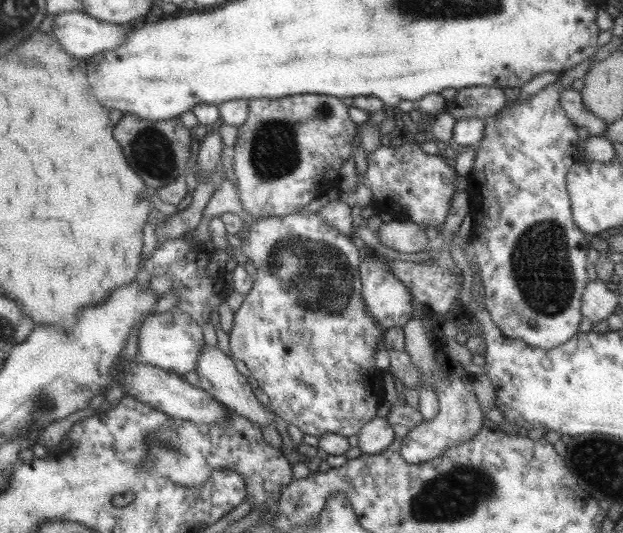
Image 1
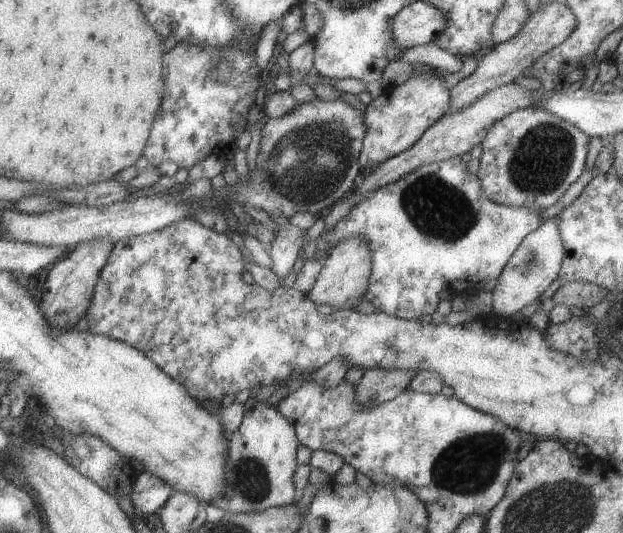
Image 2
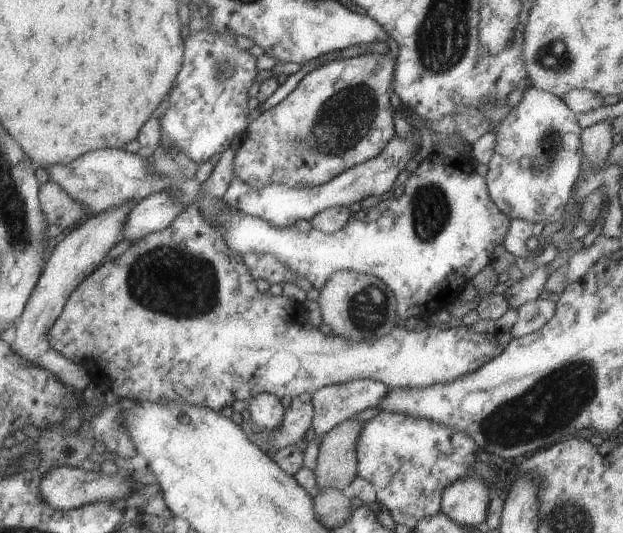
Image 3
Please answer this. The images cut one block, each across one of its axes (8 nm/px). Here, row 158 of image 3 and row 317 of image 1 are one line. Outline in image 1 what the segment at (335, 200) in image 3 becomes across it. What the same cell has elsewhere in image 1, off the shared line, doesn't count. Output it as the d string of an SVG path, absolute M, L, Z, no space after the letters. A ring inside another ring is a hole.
M371 252L364 255L359 266L362 283L361 295L364 305L366 305L366 311L375 320L381 332L384 332L384 336L389 328L394 326L403 327L412 318L413 313L412 299L410 297L412 294L409 288L403 282L399 281L398 275L389 272L389 268L385 264L387 260L388 258ZM375 254L377 254L379 260L373 262L370 258Z

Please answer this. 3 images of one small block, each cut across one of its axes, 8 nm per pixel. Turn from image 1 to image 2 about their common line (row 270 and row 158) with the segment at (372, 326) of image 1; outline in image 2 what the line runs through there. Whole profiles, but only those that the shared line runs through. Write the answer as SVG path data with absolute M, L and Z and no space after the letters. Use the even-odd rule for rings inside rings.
M310 95L309 101L300 103L293 111L287 112L278 118L269 117L261 127L256 168L251 171L246 183L239 181L239 192L230 196L230 190L224 200L236 199L244 206L253 206L265 210L272 219L284 217L285 221L298 212L318 214L328 206L334 206L350 194L354 184L361 177L359 158L366 136L367 124L365 112L354 108L339 97L336 100L326 101L320 97Z

